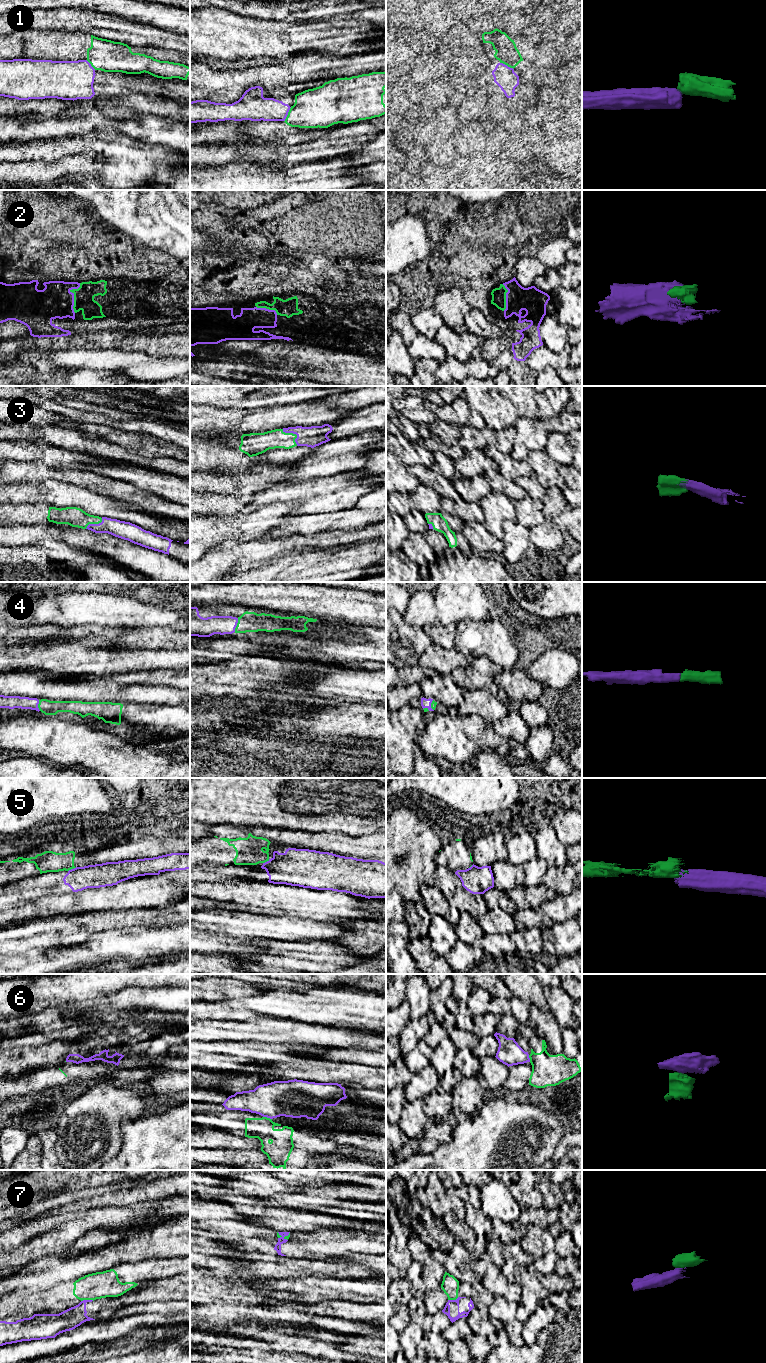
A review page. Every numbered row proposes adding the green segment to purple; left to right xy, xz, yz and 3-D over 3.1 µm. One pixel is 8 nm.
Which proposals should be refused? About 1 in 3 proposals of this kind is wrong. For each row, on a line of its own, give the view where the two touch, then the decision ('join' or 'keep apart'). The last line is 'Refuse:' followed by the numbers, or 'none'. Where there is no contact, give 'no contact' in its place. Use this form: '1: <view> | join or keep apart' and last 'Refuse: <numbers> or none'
1: xz | join
2: xy | join
3: xz | join
4: xz | join
5: xy | keep apart
6: xz | keep apart
7: xy | keep apart
Refuse: 5, 6, 7

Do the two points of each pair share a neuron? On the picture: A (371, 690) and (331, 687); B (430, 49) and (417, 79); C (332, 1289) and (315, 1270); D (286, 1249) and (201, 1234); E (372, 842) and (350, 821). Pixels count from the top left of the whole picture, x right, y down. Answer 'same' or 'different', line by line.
A: same
B: same
C: different
D: different
E: different

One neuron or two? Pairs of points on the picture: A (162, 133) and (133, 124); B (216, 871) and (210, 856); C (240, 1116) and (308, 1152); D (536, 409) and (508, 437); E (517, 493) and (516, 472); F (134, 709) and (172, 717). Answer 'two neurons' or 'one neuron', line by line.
A: one neuron
B: two neurons
C: one neuron
D: two neurons
E: two neurons
F: one neuron

